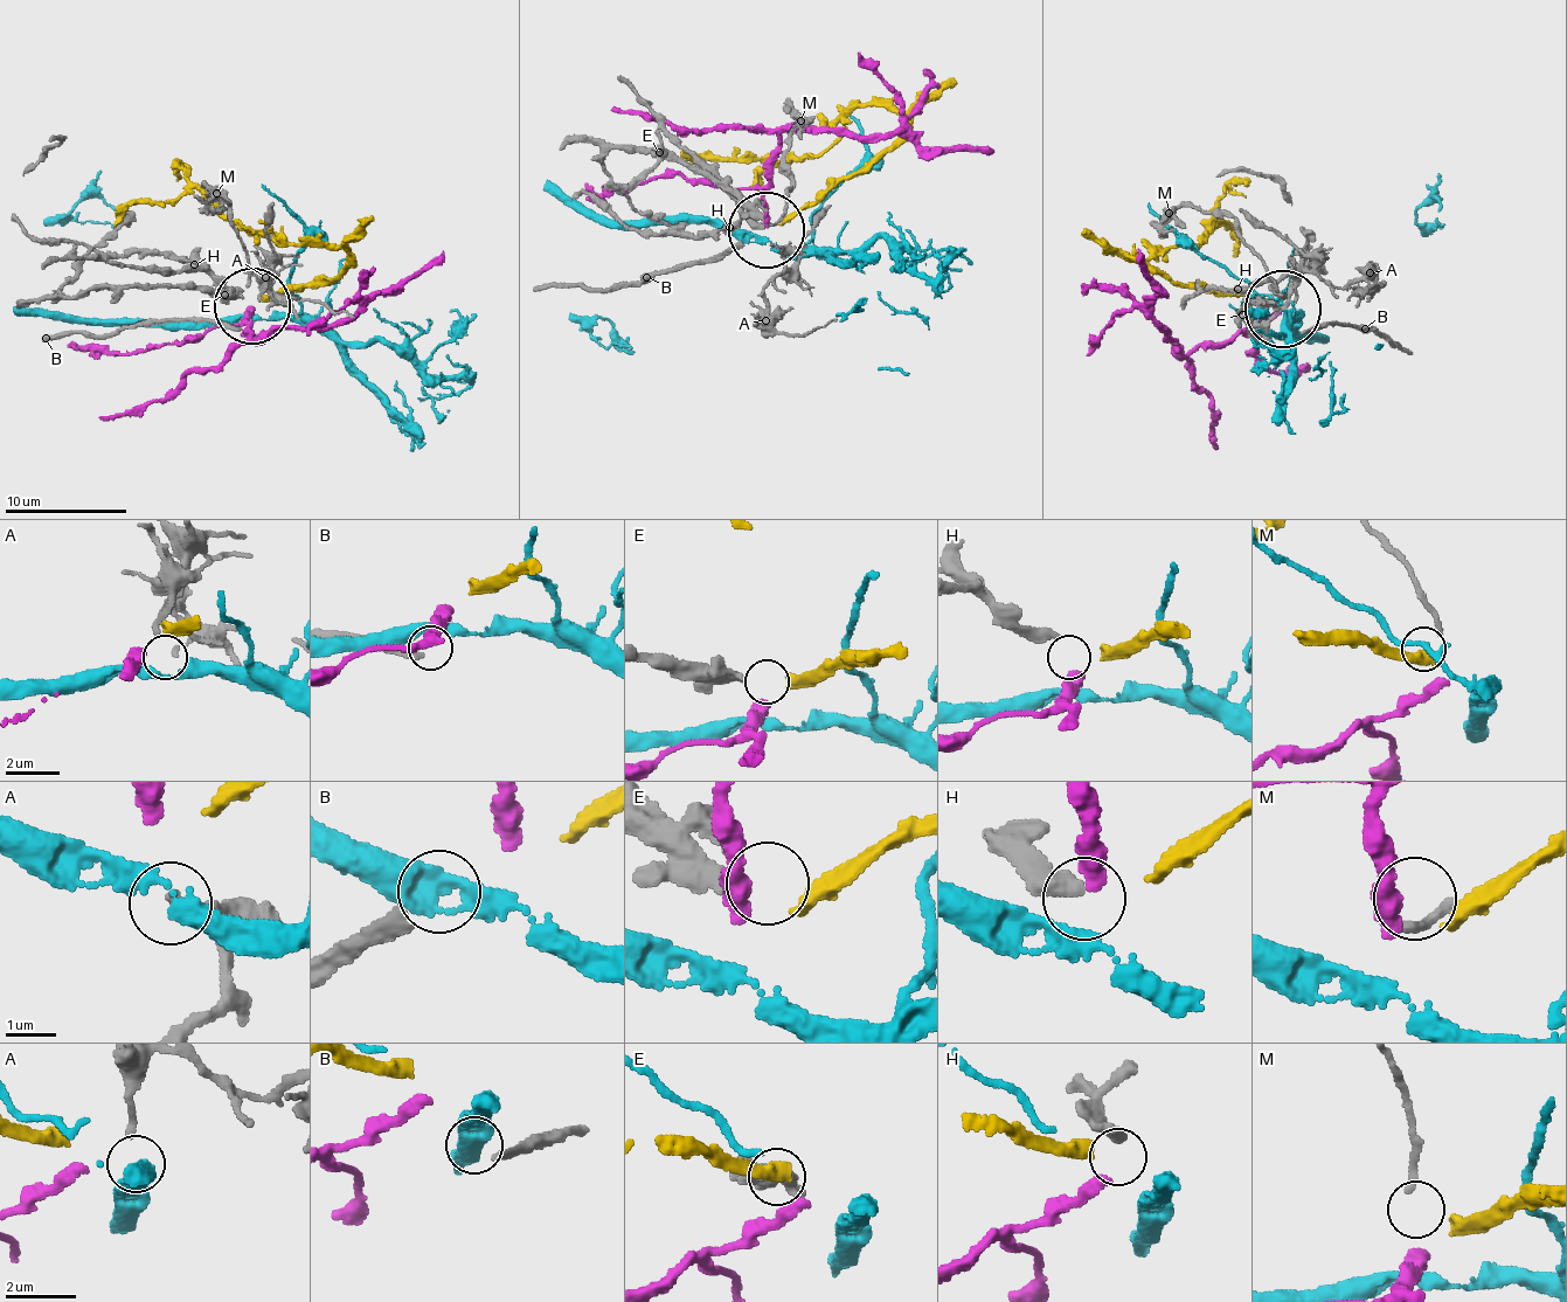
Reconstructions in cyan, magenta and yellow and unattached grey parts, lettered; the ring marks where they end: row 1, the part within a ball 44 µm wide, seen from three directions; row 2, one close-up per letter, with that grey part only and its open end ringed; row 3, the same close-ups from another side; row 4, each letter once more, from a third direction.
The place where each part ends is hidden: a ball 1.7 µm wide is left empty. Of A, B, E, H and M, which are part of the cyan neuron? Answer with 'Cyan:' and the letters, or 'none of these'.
Cyan: A

